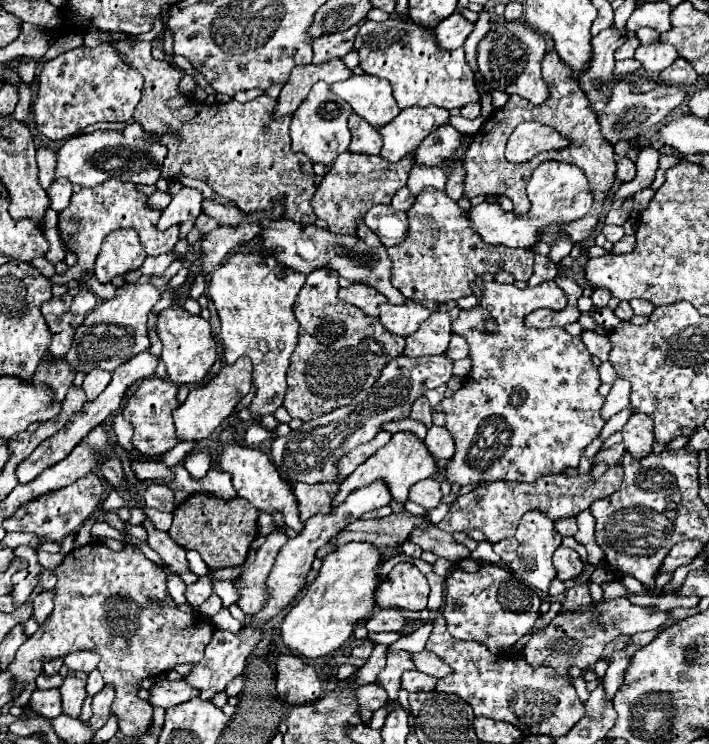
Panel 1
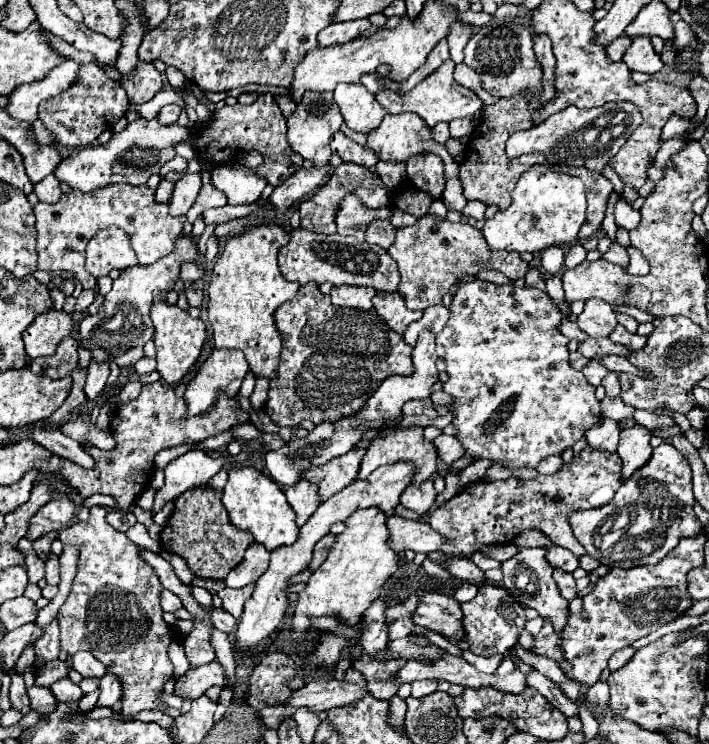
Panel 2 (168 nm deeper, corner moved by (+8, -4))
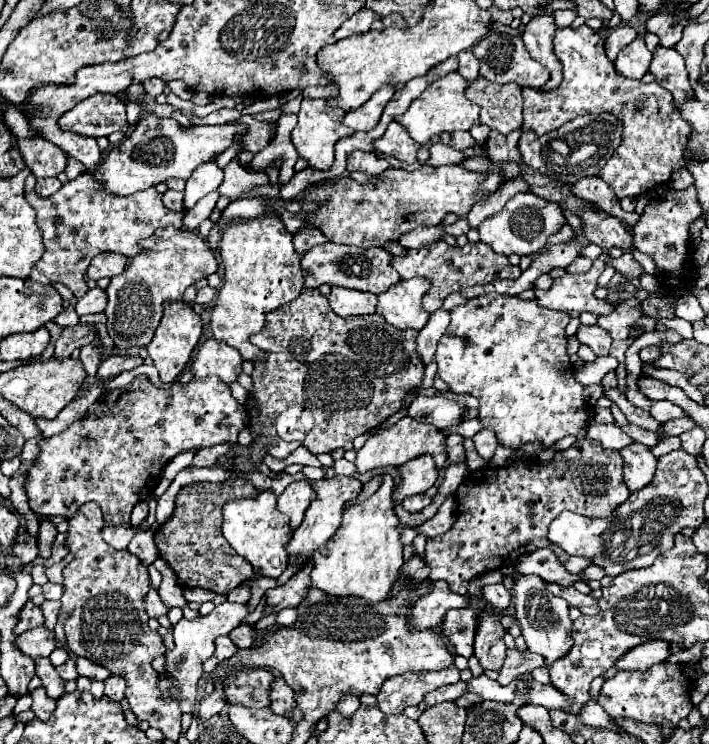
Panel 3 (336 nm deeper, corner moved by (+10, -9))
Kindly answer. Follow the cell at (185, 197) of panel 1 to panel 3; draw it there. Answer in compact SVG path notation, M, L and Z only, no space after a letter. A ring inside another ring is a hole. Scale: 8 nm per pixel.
M216 162L200 164L192 172L192 176L186 180L186 198L184 198L186 210L192 208L208 192L218 190L218 186L222 184L222 180L224 180L224 172L218 168Z

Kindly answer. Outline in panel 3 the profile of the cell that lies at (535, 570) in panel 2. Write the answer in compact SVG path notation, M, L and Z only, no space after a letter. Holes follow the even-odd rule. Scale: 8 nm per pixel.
M518 576L514 582L514 608L516 608L516 620L522 628L522 636L526 640L526 646L530 652L544 656L546 666L554 664L554 660L566 656L572 648L572 620L568 618L568 604L566 600L548 594L546 584L538 576Z

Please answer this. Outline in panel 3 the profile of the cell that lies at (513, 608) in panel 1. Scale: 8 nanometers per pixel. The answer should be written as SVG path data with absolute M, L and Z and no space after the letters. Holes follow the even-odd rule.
M480 610L474 656L486 670L502 668L506 658L506 646L504 646L504 628L500 624L500 614L488 614L486 610Z

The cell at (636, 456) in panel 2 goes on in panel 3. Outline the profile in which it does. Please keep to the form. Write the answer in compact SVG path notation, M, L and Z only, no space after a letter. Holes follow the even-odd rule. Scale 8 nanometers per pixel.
M632 444L620 450L624 458L624 484L630 488L630 492L638 492L650 480L656 472L656 458L652 456L650 448L644 444Z

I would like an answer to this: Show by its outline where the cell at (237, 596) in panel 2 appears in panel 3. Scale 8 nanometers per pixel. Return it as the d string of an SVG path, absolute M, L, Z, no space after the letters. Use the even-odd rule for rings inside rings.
M224 602L216 606L208 616L198 616L194 620L180 620L174 626L174 650L166 652L166 672L156 672L158 674L158 684L160 684L160 696L164 700L178 700L180 708L184 714L194 714L194 704L198 698L198 682L204 676L202 664L214 654L214 640L218 636L228 634L232 628L236 628L242 618L248 616L248 606L246 604L234 604L234 602ZM174 680L174 682L170 682ZM170 686L178 688L178 694L170 694Z

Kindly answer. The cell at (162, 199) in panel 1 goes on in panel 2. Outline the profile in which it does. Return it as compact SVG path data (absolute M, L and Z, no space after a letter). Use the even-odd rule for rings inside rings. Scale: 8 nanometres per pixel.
M166 179L160 181L154 199L156 199L158 203L166 203L166 201L170 199L170 195L172 195L172 189L174 189L174 183L172 183L172 181L166 181Z

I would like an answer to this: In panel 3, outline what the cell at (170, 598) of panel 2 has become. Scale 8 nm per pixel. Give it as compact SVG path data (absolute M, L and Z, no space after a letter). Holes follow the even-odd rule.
M150 590L150 592L146 594L144 606L146 606L146 612L148 612L150 618L160 618L160 616L168 614L168 608L162 604L162 600L160 600L160 596L158 596L156 590Z

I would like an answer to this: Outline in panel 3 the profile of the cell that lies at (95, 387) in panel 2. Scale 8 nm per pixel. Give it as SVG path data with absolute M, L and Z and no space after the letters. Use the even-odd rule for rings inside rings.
M110 356L106 360L102 360L100 368L98 368L98 378L100 380L110 380L122 372L134 370L136 366L142 364L140 356Z

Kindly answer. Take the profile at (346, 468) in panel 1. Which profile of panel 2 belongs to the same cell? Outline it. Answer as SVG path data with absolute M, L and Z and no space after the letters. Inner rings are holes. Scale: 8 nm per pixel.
M366 449L350 451L348 455L342 455L340 459L334 459L330 463L324 463L322 467L312 467L304 473L304 477L318 485L320 499L326 501L346 485L350 485L356 479L360 461L364 457Z

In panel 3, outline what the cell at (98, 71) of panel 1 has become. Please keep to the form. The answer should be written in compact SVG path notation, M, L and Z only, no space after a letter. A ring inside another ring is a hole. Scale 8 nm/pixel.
M94 94L58 120L62 130L70 130L82 136L110 136L116 130L126 132L126 106L112 94Z

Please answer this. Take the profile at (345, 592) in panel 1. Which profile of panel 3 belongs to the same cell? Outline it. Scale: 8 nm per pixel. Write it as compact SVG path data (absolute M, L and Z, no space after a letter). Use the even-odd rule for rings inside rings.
M382 476L380 488L360 504L344 510L342 526L328 544L328 556L314 554L314 568L310 572L312 586L326 594L336 596L360 596L370 602L380 602L390 596L392 584L398 580L404 558L398 532L398 516L392 502L392 476Z

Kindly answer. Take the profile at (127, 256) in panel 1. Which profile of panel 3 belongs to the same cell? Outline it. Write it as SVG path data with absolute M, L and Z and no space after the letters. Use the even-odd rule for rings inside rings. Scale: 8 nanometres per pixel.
M104 252L104 254L98 254L94 256L90 268L88 268L88 276L92 280L100 280L104 276L112 278L116 274L122 274L124 272L124 266L126 266L126 256L122 254L114 254L114 252Z

